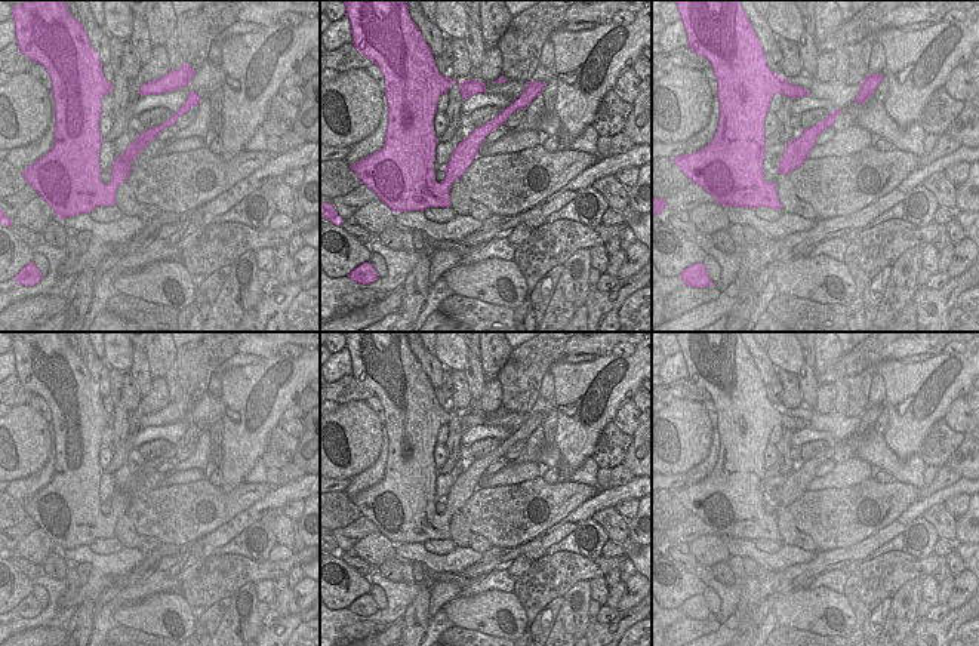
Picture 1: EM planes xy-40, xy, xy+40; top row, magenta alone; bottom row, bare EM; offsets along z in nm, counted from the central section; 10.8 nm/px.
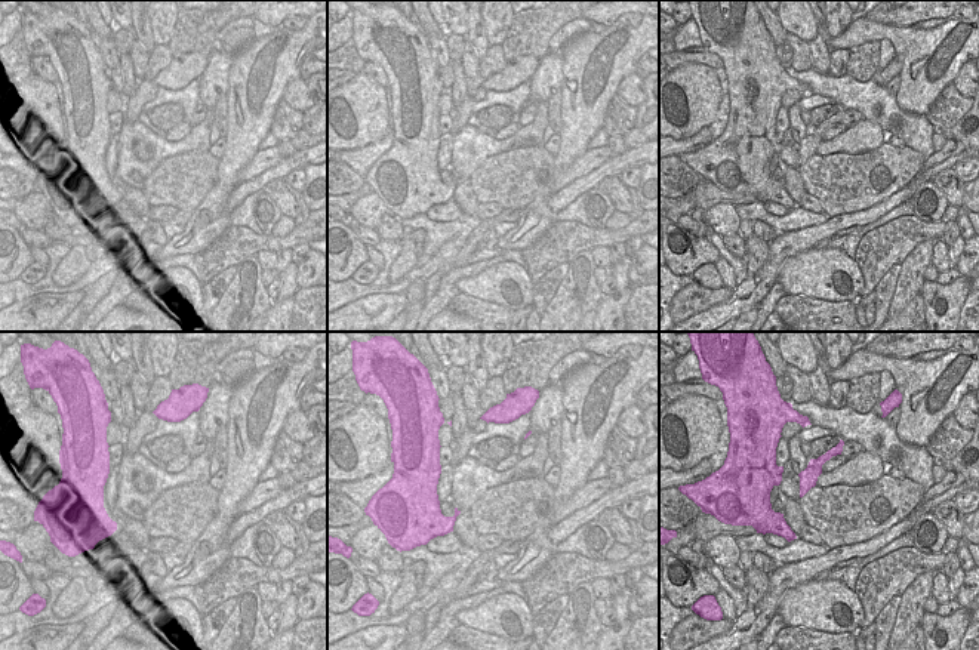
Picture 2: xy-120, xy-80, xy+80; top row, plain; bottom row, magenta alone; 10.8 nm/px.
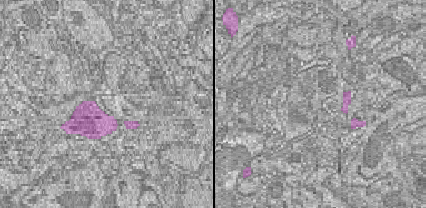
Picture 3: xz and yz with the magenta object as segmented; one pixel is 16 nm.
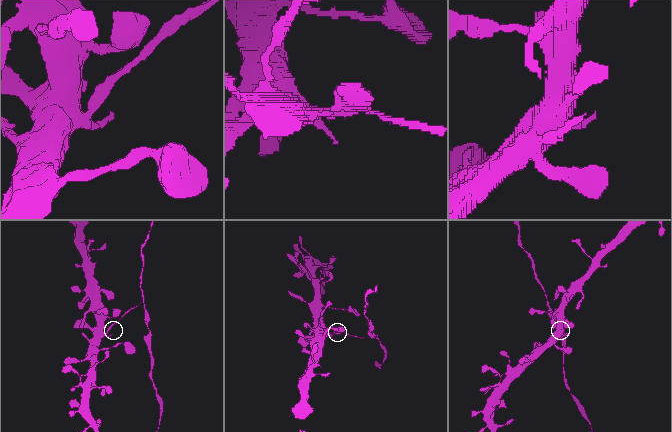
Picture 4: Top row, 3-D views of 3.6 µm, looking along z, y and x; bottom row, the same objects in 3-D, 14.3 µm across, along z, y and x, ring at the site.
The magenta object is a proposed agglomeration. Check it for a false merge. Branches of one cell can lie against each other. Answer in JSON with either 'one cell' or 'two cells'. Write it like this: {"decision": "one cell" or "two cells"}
{"decision": "two cells"}

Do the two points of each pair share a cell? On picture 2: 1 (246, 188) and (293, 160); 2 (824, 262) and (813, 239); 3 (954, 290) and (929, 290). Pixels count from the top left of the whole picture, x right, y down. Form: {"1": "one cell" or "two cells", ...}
{"1": "one cell", "2": "two cells", "3": "one cell"}

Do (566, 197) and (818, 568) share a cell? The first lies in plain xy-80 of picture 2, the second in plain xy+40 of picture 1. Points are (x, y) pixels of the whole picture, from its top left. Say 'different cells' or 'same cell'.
same cell

